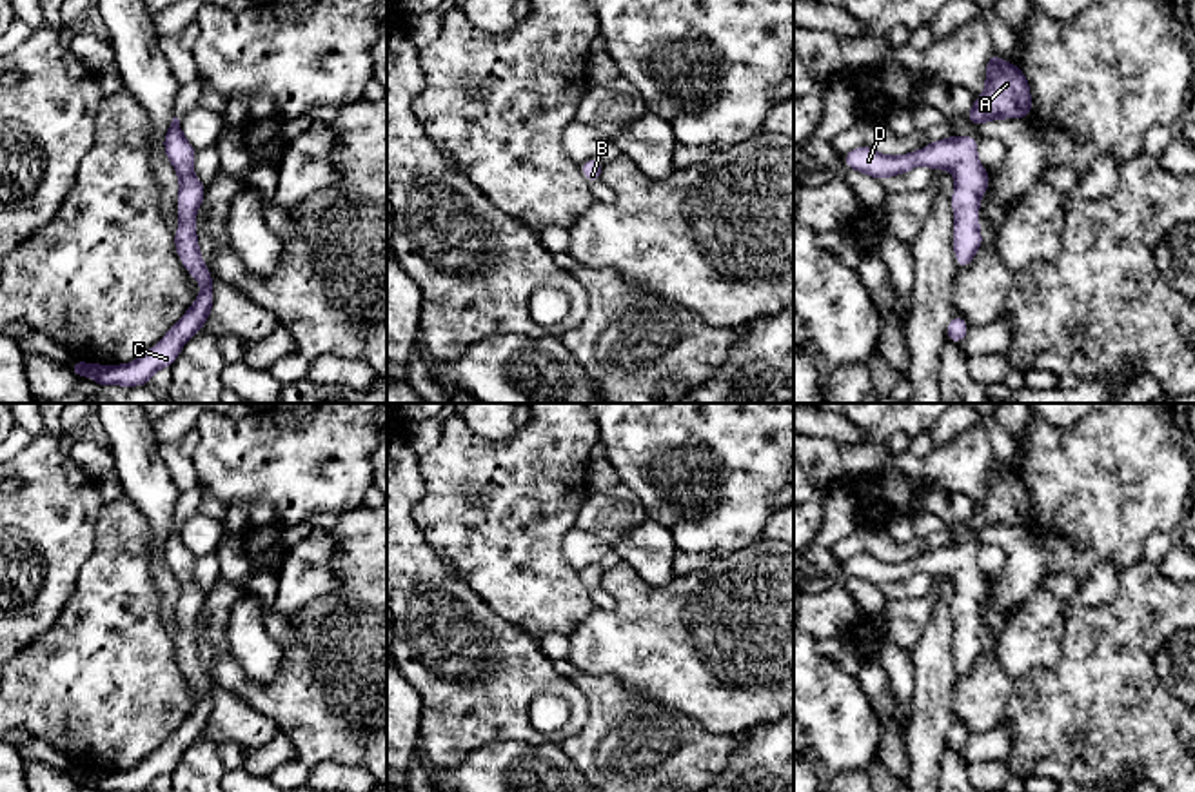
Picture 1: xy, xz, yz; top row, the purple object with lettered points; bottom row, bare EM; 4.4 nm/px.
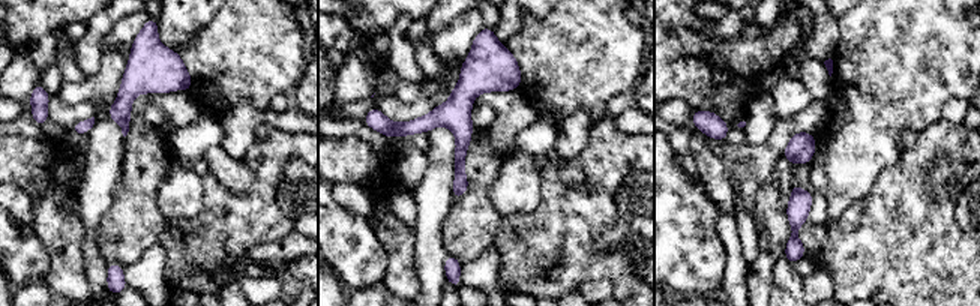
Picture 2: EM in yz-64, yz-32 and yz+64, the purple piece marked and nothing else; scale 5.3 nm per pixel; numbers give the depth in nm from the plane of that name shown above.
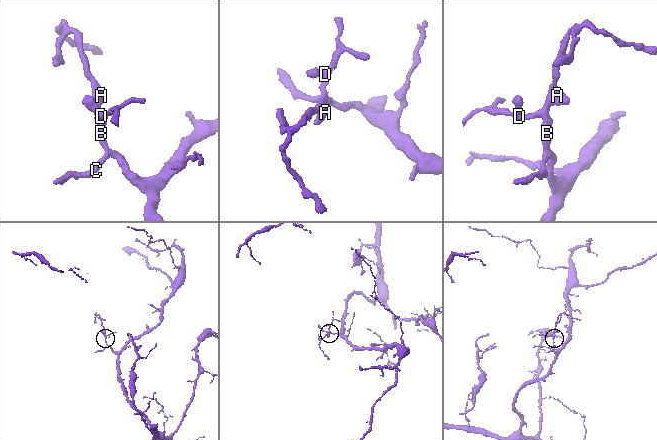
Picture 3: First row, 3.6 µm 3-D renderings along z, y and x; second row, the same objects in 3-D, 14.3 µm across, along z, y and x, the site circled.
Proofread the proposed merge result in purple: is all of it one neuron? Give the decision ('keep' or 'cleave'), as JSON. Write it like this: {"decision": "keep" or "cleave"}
{"decision": "keep"}

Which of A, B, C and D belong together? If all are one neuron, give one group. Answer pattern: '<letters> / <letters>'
A B C D

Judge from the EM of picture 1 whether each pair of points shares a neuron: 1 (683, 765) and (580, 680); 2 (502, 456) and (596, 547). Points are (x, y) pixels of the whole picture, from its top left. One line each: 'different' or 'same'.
1: same
2: different

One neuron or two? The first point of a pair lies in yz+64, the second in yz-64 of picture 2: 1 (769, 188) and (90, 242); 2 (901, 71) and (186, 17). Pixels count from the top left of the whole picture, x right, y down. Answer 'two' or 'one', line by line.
1: one
2: two

